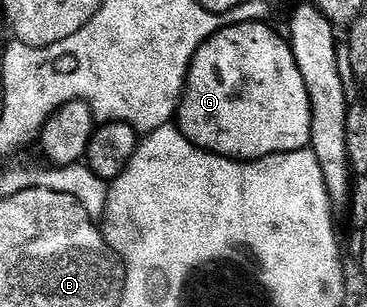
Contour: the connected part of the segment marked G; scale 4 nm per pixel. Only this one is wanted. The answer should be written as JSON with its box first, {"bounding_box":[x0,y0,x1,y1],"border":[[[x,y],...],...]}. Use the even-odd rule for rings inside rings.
{"bounding_box":[177,22,311,161],"border":[[[266,22],[258,23],[235,23],[232,27],[223,27],[213,37],[209,37],[197,49],[197,53],[191,62],[191,68],[187,74],[187,86],[183,88],[183,98],[179,100],[177,112],[177,126],[181,134],[193,145],[197,145],[203,151],[211,151],[214,155],[220,155],[226,159],[250,161],[252,159],[264,159],[270,155],[284,155],[290,151],[302,151],[311,145],[311,102],[309,93],[305,89],[305,81],[301,81],[301,69],[297,69],[297,61],[291,52],[291,44],[286,38],[283,39],[267,27]]]}

